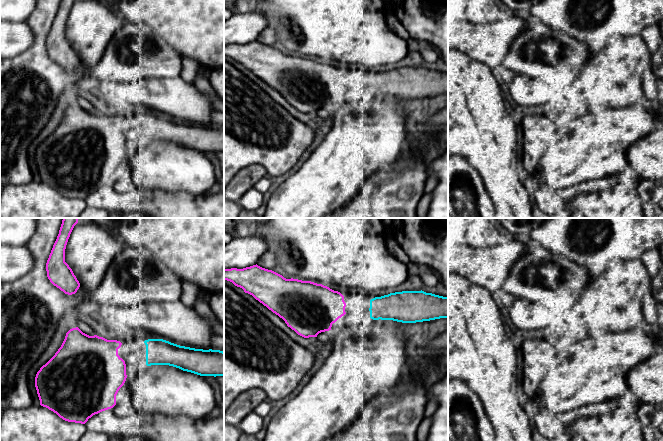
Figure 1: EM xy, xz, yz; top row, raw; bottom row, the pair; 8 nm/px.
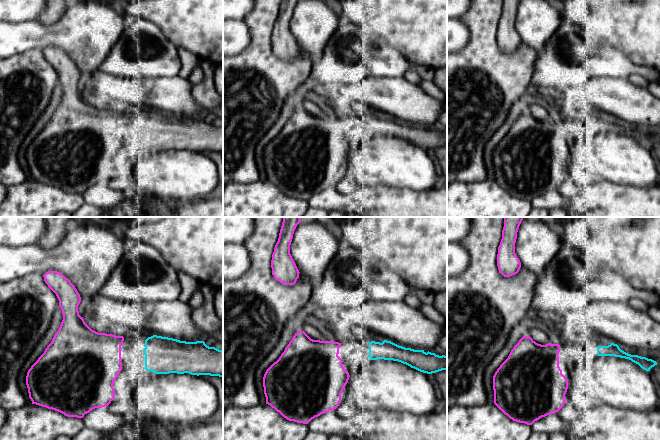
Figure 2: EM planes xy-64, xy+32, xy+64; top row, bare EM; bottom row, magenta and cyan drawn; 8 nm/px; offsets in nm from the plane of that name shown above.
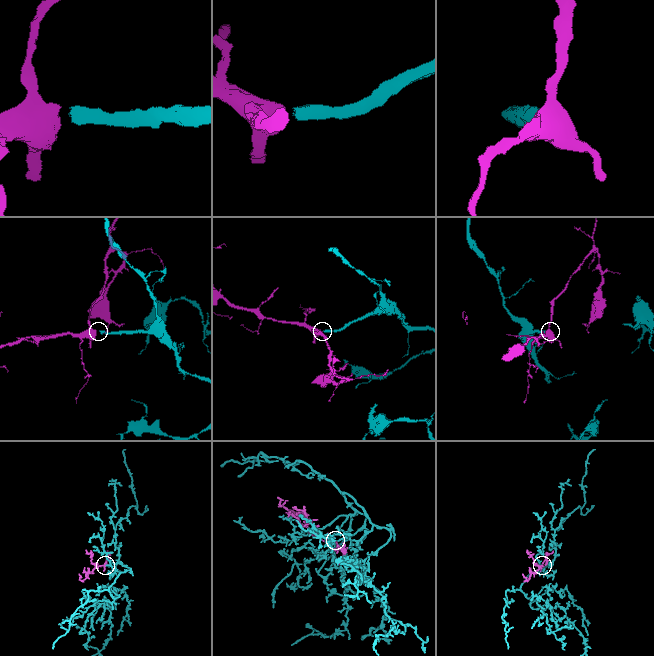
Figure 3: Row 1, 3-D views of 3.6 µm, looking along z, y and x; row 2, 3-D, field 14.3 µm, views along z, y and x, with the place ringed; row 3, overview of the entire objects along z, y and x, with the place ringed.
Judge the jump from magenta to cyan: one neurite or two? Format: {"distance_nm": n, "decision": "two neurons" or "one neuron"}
{"distance_nm": 170, "decision": "one neuron"}

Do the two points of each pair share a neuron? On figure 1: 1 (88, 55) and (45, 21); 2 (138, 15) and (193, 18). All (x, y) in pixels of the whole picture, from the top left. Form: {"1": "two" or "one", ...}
{"1": "two", "2": "one"}

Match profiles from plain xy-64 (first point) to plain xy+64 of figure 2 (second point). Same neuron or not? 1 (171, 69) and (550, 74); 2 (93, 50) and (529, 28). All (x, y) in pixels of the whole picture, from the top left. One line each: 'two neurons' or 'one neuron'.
1: one neuron
2: one neuron

